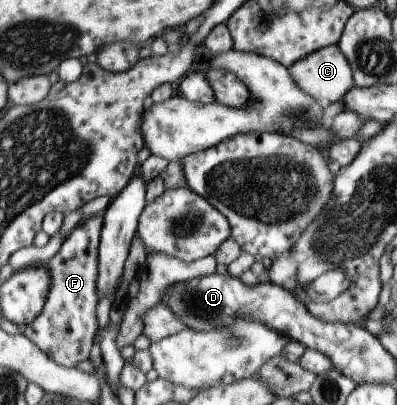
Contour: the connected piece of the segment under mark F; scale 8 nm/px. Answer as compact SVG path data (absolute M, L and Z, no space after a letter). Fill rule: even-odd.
M102 214L86 217L64 239L58 253L43 265L51 281L46 303L40 315L21 330L44 355L62 367L76 367L78 362L87 360L99 330L96 309L99 303L97 281L102 226Z

